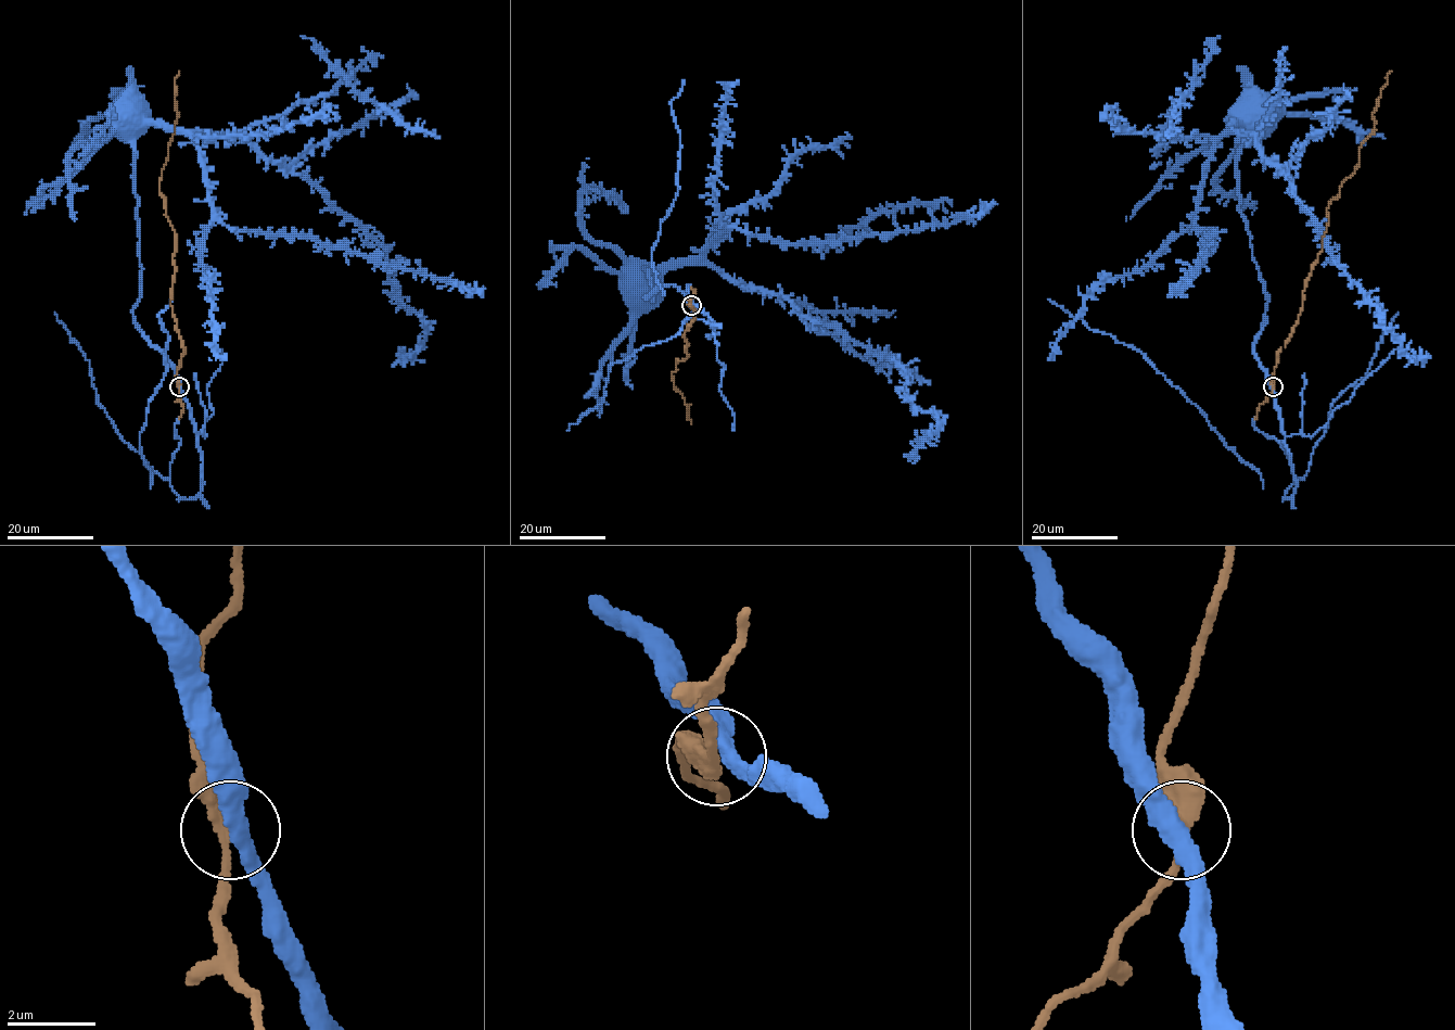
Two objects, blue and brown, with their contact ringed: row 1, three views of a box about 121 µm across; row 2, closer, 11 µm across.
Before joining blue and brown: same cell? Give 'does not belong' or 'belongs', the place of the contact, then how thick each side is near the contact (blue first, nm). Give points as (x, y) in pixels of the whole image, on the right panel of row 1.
belongs | (1273, 386) | 400/360 nm

